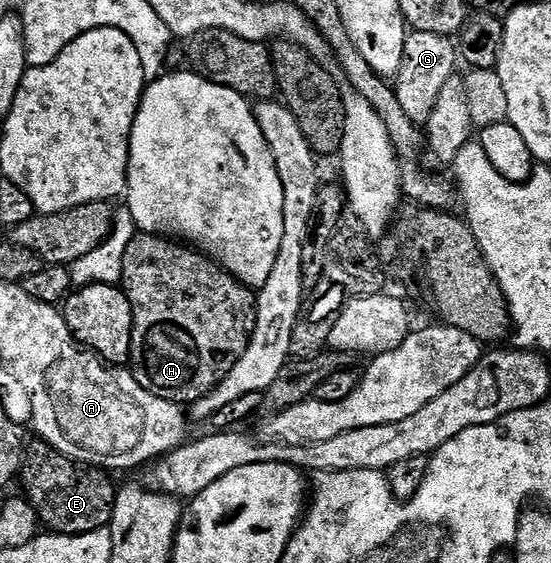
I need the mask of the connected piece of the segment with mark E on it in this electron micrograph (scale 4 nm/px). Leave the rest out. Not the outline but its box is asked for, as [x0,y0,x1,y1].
[21,449,117,535]

